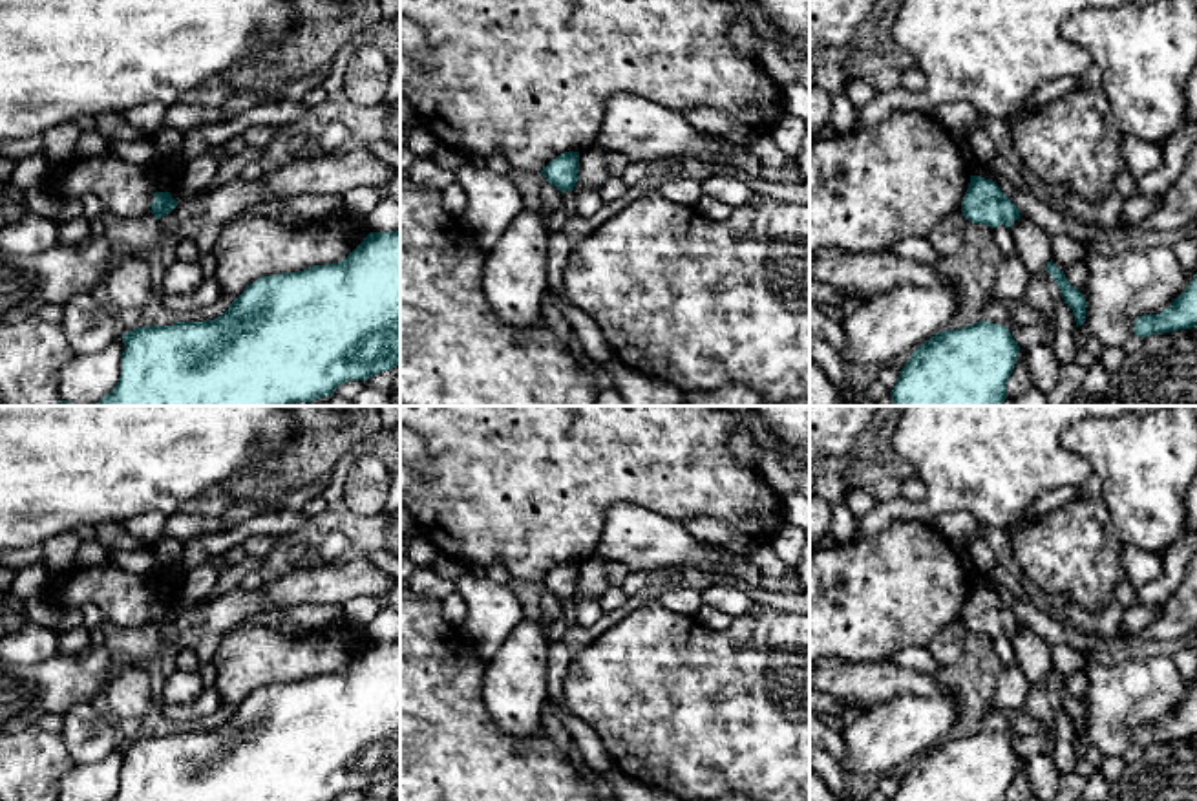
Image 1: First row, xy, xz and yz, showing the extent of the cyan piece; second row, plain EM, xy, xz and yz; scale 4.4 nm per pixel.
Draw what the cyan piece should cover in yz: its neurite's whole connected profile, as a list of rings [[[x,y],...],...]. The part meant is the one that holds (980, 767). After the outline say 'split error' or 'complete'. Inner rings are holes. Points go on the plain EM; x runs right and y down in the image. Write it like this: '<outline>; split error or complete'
[[[1000,733],[939,741],[914,759],[892,801],[1007,801],[1018,761]]]; complete

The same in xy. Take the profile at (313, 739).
[[[400,638],[391,642],[369,642],[364,651],[338,673],[261,686],[247,695],[228,719],[214,730],[137,737],[122,744],[122,752],[121,786],[111,801],[334,801],[340,794],[349,790],[365,792],[380,781],[400,775]]]; complete

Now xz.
[[[565,561],[552,569],[545,578],[545,589],[559,602],[574,600],[579,582],[579,561]]]; complete

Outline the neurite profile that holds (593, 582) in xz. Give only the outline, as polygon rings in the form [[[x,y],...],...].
[[[588,558],[581,561],[576,594],[585,600],[599,600],[601,594],[610,587],[607,571],[609,561],[599,558]]]

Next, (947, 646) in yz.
[[[961,620],[941,629],[928,644],[930,653],[941,666],[954,666],[963,655],[965,625]]]

